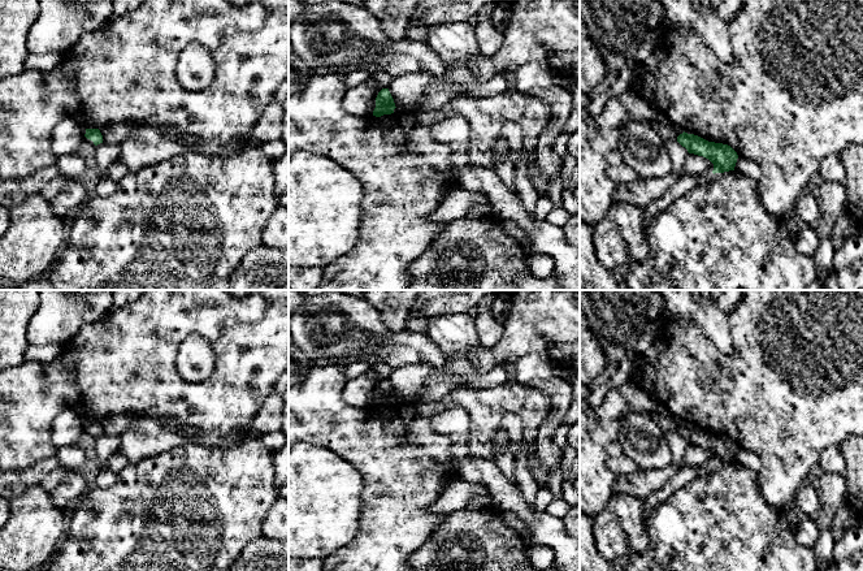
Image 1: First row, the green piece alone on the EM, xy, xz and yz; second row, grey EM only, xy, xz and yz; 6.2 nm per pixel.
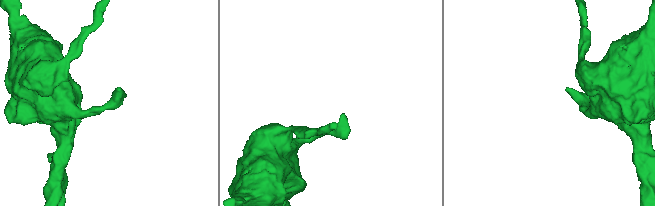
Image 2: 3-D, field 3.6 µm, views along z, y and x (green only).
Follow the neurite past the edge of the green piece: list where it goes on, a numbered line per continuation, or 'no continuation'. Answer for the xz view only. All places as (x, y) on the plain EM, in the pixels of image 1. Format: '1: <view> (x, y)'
no continuation

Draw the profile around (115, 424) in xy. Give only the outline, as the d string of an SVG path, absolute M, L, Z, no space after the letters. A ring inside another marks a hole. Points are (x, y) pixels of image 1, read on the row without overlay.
M130 414L110 415L99 420L103 427L103 433L109 436L120 436L123 433L136 416Z

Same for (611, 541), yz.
M604 509L593 518L593 532L595 546L606 561L612 563L629 555L628 536L611 510Z

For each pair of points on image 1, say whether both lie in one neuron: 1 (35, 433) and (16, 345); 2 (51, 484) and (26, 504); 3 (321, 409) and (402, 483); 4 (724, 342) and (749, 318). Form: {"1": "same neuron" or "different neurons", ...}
{"1": "different neurons", "2": "different neurons", "3": "same neuron", "4": "different neurons"}

